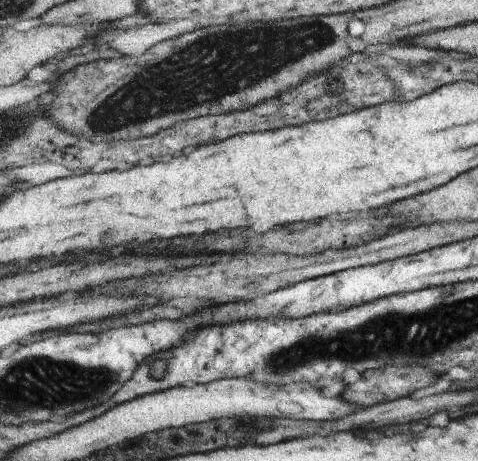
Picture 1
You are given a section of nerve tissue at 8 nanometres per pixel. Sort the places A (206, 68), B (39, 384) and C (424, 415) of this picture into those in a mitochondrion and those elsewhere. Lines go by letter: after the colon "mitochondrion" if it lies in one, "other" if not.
A: mitochondrion
B: mitochondrion
C: other

